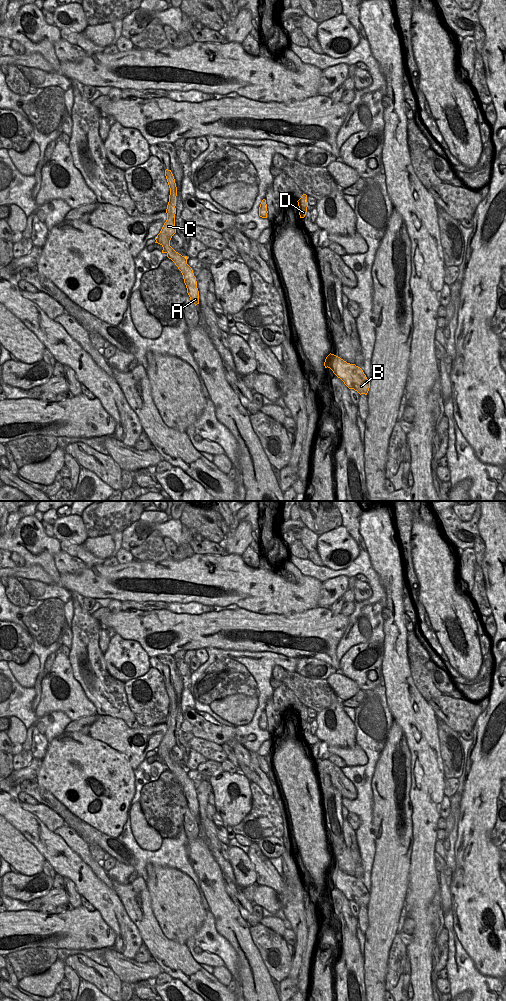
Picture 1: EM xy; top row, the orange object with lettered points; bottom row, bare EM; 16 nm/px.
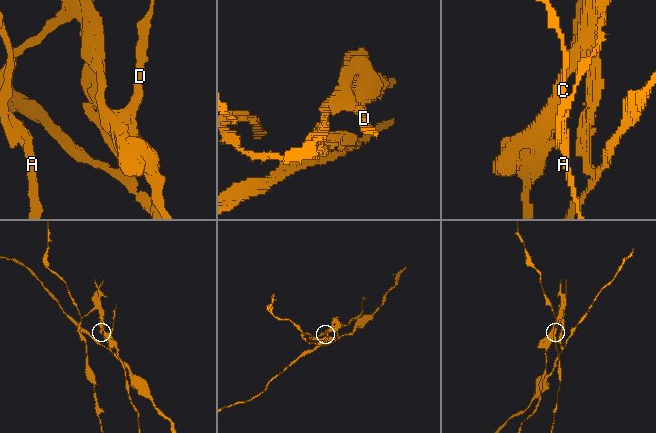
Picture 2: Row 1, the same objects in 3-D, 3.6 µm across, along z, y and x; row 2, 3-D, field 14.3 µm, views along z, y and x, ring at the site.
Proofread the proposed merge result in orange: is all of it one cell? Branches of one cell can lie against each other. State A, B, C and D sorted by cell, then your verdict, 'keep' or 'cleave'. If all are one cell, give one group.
groups A C / B D; cleave

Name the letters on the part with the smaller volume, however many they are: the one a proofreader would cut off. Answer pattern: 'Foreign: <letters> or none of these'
Foreign: A, C

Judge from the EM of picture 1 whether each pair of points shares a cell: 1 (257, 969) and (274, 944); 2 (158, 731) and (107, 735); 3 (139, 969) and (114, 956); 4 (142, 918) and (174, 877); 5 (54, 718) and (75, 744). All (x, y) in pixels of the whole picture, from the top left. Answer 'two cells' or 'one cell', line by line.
1: two cells
2: one cell
3: one cell
4: two cells
5: two cells

